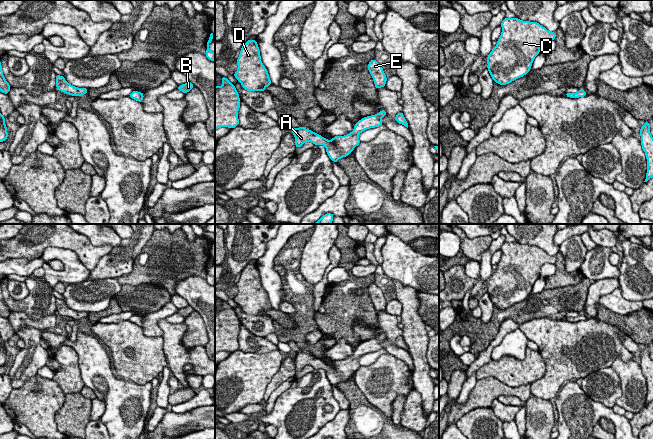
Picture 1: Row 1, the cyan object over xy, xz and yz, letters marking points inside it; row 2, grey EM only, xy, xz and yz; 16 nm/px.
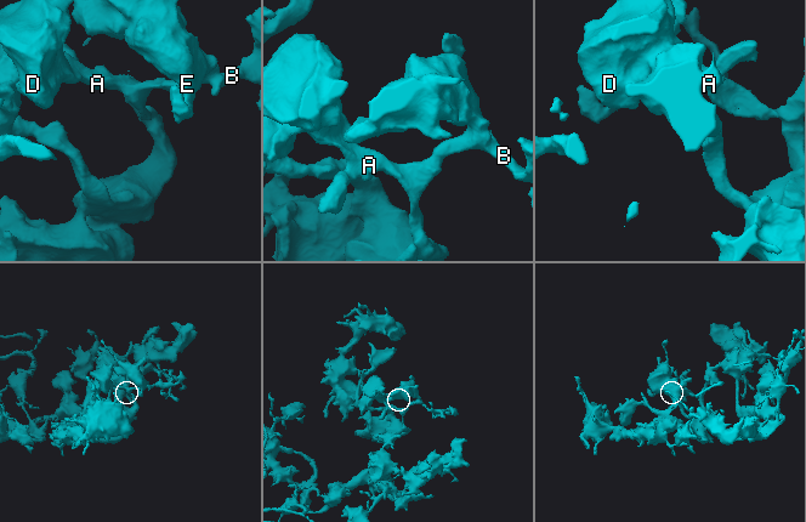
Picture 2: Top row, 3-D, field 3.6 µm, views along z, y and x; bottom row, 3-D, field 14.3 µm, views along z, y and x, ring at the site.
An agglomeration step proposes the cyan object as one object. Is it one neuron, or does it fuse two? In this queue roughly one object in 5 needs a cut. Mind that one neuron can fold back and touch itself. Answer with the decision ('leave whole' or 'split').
leave whole

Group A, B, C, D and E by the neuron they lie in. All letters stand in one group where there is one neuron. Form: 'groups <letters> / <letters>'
groups A B C D E

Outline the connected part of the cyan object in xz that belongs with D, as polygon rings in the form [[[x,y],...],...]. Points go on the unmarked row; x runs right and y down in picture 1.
[[[247,264],[237,283],[238,294],[234,301],[247,315],[265,315],[271,309],[267,293],[262,288],[256,264]]]

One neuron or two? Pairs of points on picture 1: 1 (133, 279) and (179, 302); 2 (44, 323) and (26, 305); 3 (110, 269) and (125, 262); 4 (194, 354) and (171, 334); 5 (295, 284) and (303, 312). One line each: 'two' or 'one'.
1: two
2: two
3: one
4: one
5: one

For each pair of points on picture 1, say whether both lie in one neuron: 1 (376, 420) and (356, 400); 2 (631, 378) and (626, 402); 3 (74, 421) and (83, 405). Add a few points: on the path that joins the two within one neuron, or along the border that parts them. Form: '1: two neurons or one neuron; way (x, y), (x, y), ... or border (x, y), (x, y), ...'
1: one neuron; way (371, 415), (361, 405)
2: one neuron; way (631, 384), (631, 396)
3: one neuron; way (74, 417), (74, 414), (79, 409)

